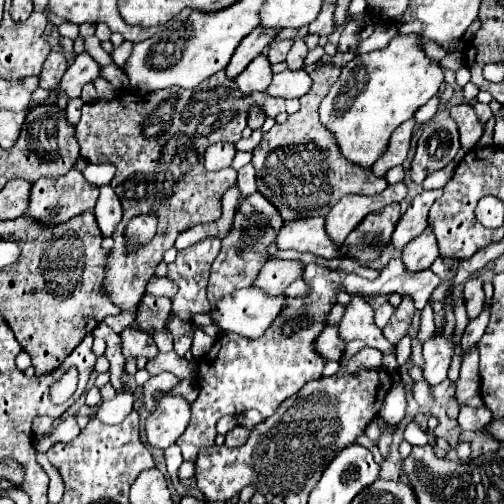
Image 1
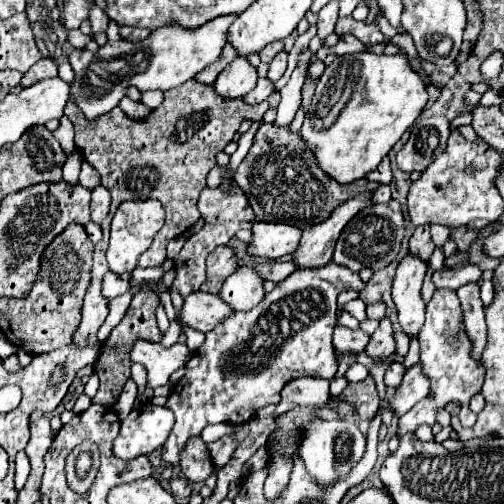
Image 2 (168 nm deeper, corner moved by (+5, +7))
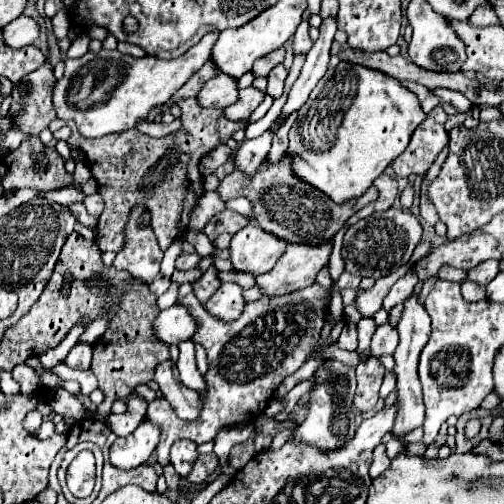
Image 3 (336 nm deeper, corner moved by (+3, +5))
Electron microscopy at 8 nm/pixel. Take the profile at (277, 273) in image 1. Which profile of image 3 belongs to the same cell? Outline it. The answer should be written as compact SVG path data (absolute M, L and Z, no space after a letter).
M223 283L203 307L221 321L235 321L245 307L243 289L237 283Z

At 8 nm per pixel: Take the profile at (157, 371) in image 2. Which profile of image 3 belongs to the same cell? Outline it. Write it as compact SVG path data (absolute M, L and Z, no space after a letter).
M165 361L155 371L155 381L159 383L163 399L169 401L173 411L185 419L185 421L197 421L197 415L201 413L201 399L199 393L193 389L187 389L181 379L177 365L171 361Z

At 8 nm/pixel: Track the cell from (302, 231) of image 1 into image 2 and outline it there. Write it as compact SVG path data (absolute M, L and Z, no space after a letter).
M255 221L253 225L253 241L249 243L249 253L279 259L287 253L293 253L299 247L301 229L295 229L295 225L271 225L263 221Z

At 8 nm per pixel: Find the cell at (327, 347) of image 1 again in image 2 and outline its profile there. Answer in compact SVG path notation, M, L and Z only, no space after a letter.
M337 325L335 327L335 333L333 333L333 345L339 353L345 353L345 351L355 351L355 353L361 353L365 351L369 343L369 335L363 333L361 329L347 329L343 325Z

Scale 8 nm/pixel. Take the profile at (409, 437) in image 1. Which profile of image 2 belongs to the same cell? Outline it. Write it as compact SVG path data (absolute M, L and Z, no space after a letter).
M437 289L435 291L435 295L429 301L427 311L425 311L425 323L423 323L423 329L419 333L419 345L421 345L421 363L425 367L425 373L431 379L431 391L433 391L435 399L431 401L427 397L427 399L419 401L403 417L399 417L399 435L413 433L423 423L433 425L435 423L435 411L443 409L445 403L449 403L449 401L461 403L461 425L473 427L477 415L469 411L467 403L475 393L481 391L485 371L483 371L483 365L475 363L469 355L471 353L471 341L465 333L463 313L461 313L461 305L459 305L455 291L451 291L451 289Z

